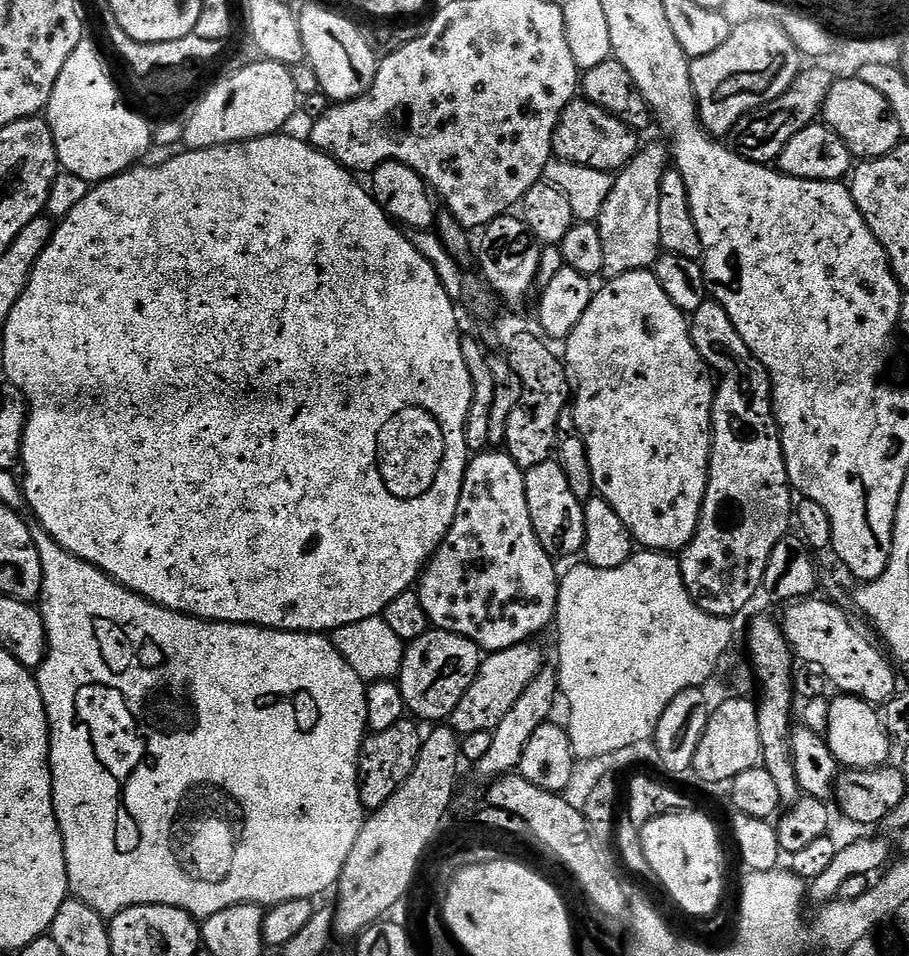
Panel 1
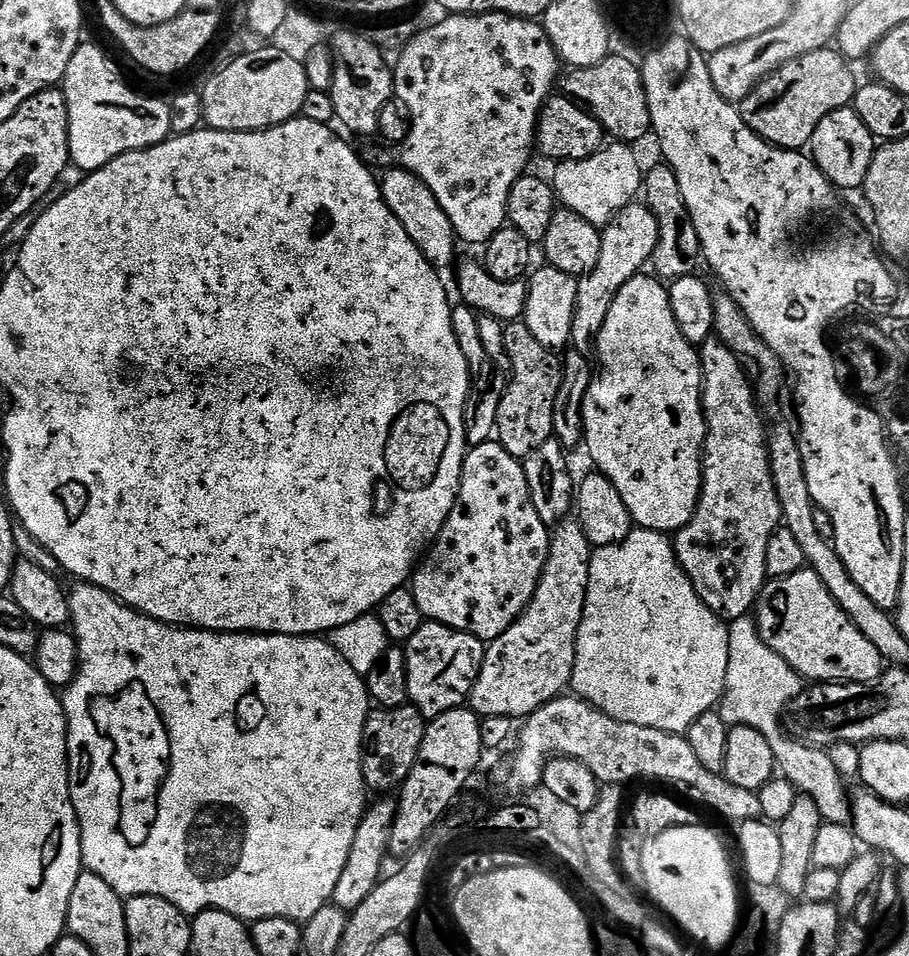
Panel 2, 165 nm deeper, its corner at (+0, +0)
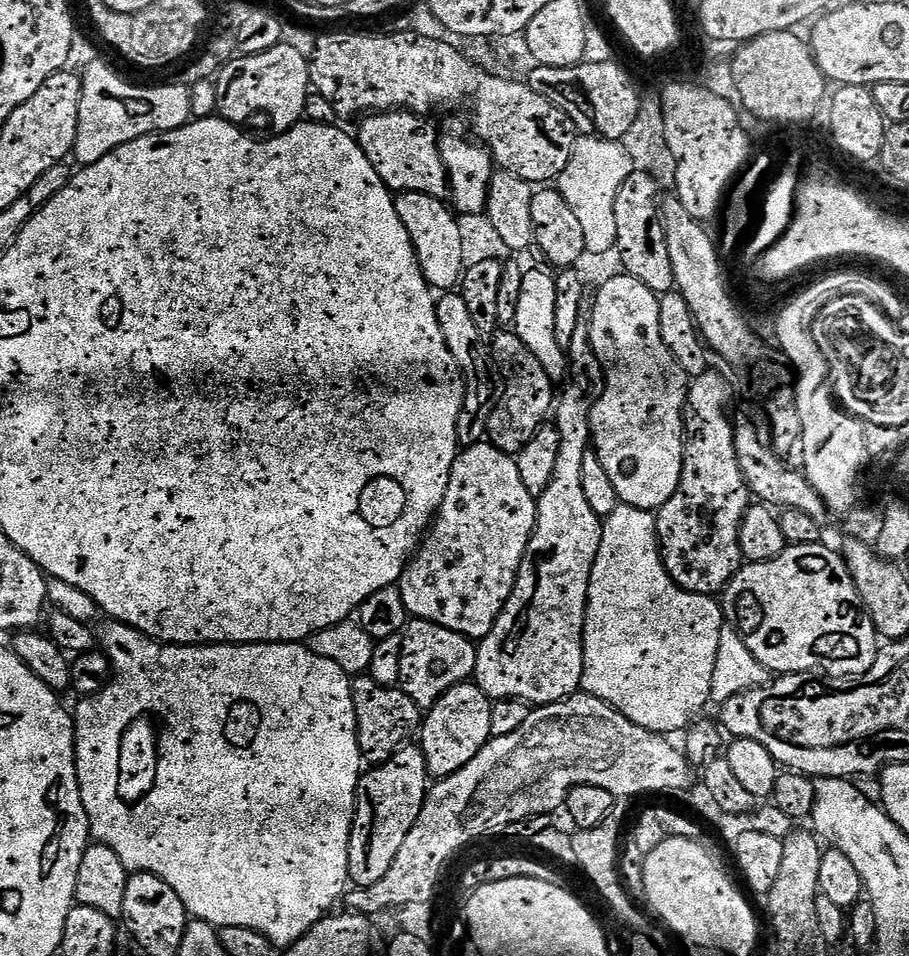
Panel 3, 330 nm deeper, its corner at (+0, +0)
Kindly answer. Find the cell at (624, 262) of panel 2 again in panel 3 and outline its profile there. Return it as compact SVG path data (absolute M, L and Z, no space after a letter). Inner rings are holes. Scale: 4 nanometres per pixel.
M580 319L577 322L577 329L574 331L574 338L567 350L570 361L570 375L563 385L564 393L559 393L558 399L554 404L554 423L560 432L560 446L558 448L558 466L554 466L554 478L550 478L550 486L538 498L536 505L536 528L532 531L532 537L528 543L528 549L524 555L522 566L518 570L518 578L514 582L514 590L502 610L502 614L494 622L490 634L486 634L483 640L479 641L476 650L476 670L474 673L474 682L488 695L489 700L505 700L506 698L518 698L526 700L533 706L541 704L553 704L559 700L565 700L567 696L577 695L581 691L580 683L584 673L584 619L586 618L586 606L588 605L588 591L590 590L590 574L594 570L594 562L598 558L598 546L602 542L602 530L604 525L602 517L594 512L590 502L586 500L586 490L582 488L582 462L586 462L586 454L590 450L592 443L592 408L598 402L600 393L603 392L606 383L606 369L596 351L592 349L592 334L590 324L587 319Z

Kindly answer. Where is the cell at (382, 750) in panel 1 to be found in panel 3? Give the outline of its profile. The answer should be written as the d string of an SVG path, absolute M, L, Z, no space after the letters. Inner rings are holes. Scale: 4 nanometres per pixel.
M367 674L352 680L352 697L356 711L356 729L361 757L369 765L385 764L398 749L405 747L408 740L417 735L422 723L422 710L404 689L399 686L382 686Z

